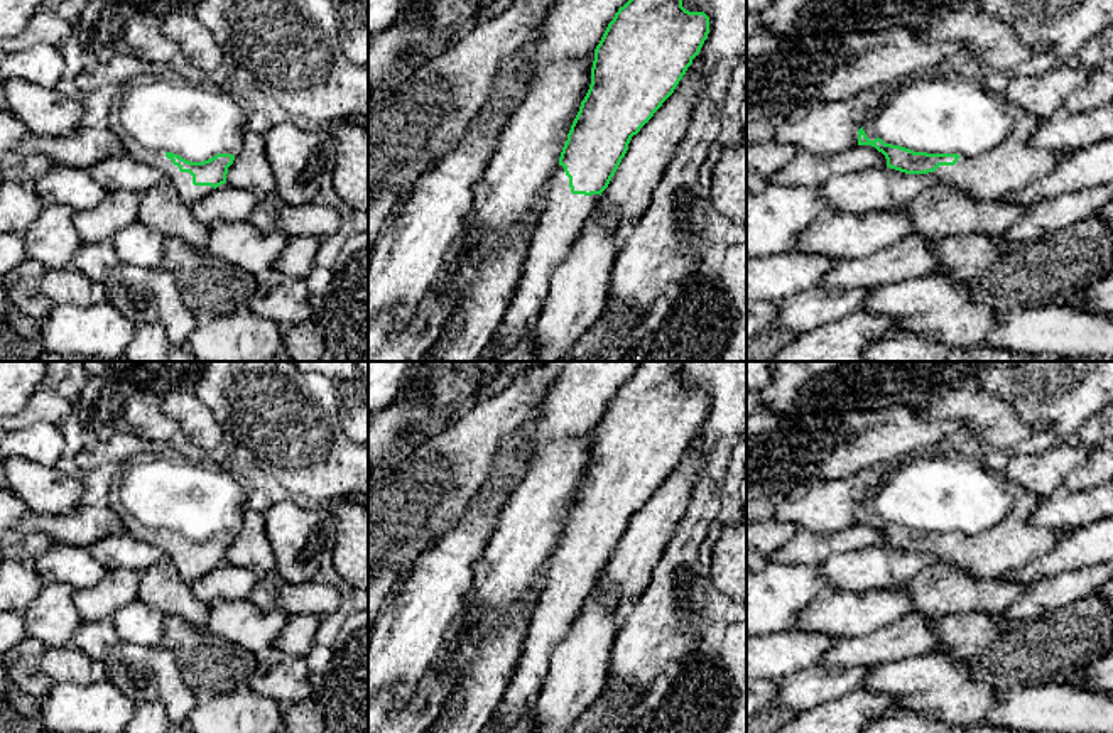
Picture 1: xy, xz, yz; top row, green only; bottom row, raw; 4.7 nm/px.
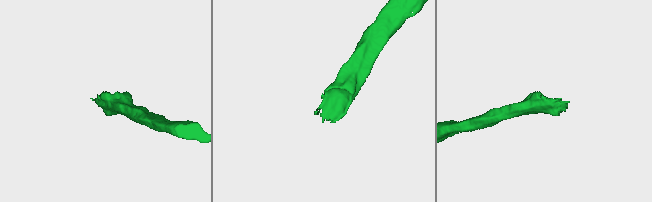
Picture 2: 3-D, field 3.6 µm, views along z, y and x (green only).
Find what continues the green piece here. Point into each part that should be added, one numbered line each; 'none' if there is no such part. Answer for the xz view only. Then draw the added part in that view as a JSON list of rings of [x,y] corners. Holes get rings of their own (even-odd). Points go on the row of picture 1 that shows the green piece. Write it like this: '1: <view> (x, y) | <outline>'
1: xz (564, 213) | [[[557,166],[547,182],[544,209],[530,238],[518,287],[491,341],[495,355],[510,350],[537,323],[552,274],[595,213],[598,201],[600,194],[573,194],[564,167]]]

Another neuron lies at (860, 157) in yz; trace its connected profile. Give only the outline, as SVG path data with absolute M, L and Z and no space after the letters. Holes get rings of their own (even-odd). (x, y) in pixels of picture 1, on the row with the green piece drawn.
M856 145L828 157L799 150L795 159L768 181L770 184L780 186L806 186L819 189L833 176L885 166L885 155L871 145Z

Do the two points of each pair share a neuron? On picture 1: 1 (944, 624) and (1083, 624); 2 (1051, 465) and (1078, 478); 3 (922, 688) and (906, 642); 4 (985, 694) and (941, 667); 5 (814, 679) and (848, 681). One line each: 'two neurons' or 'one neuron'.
1: one neuron
2: two neurons
3: two neurons
4: one neuron
5: one neuron

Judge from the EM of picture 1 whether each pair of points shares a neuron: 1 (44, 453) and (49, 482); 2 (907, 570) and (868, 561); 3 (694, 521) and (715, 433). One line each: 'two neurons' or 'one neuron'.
1: two neurons
2: one neuron
3: one neuron

